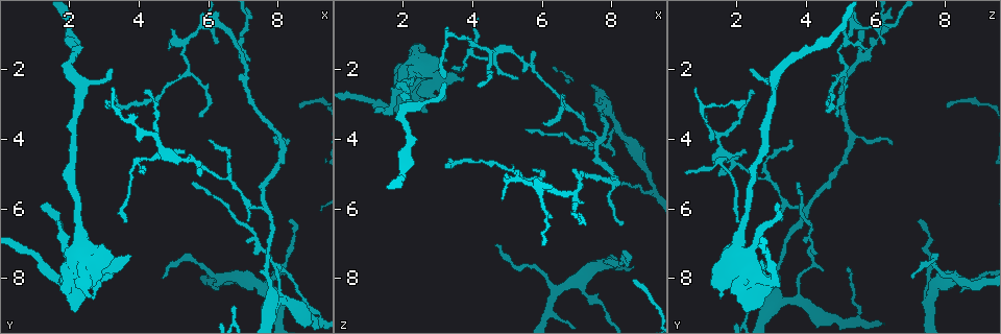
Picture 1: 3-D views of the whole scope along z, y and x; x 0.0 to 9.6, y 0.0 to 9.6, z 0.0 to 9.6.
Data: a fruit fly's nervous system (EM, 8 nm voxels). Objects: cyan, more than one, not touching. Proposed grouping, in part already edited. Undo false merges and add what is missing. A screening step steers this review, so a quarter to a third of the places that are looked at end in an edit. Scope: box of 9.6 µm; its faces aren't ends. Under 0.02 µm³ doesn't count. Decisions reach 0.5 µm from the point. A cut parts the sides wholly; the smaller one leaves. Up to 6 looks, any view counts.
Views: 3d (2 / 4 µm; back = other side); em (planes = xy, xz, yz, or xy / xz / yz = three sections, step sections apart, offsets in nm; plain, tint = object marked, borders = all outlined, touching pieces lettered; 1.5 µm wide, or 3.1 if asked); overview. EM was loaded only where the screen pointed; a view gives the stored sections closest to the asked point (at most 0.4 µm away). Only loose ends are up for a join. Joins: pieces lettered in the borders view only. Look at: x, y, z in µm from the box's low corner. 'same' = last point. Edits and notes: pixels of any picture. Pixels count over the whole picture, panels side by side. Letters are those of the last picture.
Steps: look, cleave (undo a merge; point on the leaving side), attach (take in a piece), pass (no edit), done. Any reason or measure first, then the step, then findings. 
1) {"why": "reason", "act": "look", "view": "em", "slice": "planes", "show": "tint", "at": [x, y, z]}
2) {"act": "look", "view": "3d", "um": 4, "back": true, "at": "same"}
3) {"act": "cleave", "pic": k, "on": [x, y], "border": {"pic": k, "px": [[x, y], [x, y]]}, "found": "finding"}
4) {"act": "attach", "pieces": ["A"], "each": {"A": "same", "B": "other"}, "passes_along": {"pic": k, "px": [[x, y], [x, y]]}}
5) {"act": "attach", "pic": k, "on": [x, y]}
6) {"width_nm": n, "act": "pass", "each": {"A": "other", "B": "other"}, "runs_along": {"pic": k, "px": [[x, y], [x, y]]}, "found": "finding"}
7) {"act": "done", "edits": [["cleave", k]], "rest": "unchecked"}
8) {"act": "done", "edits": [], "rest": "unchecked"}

{"act": "look", "view": "3d", "um": 2, "at": [2.15, 3.80, 2.85]}

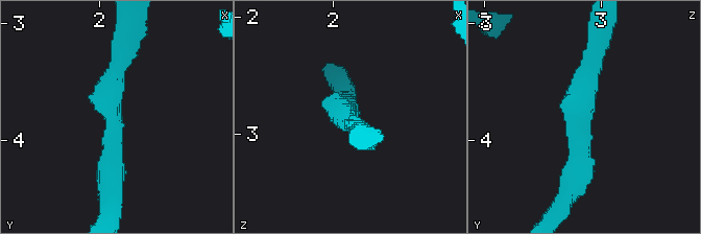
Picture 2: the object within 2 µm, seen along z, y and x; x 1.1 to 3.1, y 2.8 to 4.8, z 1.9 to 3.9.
{"why": "now the EM", "act": "look", "view": "em", "slice": "planes", "show": "tint", "at": [2.14, 3.78, 2.80]}

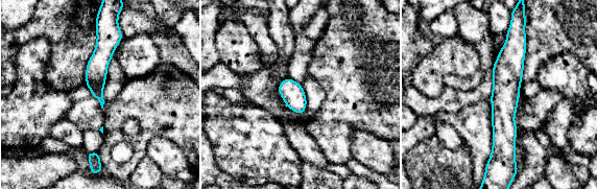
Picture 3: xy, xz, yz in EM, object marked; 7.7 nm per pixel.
{"act": "look", "view": "em", "slice": "planes", "show": "borders", "at": "same"}

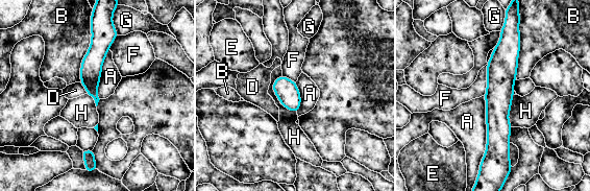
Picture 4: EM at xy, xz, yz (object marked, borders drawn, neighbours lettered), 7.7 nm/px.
{"act": "pass", "each": {"A": "other", "B": "other", "D": "other", "E": "other", "F": "other", "G": "other", "H": "other"}, "runs_along": {"pic": 4, "px": [[507, 40], [497, 150], [490, 164]]}, "found": "continuous, no second cell"}

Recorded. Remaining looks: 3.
{"why": "thin end", "act": "look", "view": "3d", "um": 2, "at": [3.25, 1.95, 2.40]}

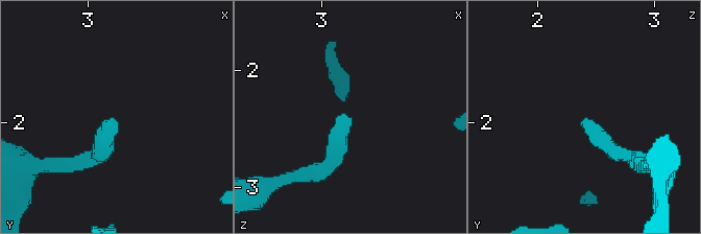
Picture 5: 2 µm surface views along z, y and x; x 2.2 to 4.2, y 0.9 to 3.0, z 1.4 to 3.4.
{"act": "look", "view": "em", "slice": "yz", "step": 8, "show": "borders", "at": [3.20, 2.00, 2.38]}

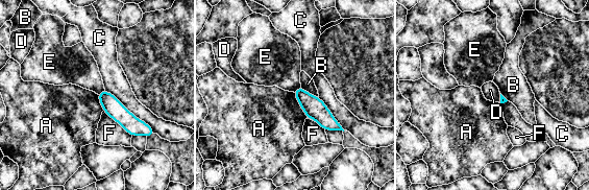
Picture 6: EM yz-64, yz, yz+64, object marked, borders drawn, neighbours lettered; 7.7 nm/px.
{"why": "cut it another way", "act": "look", "view": "em", "slice": "planes", "show": "borders", "at": "same"}

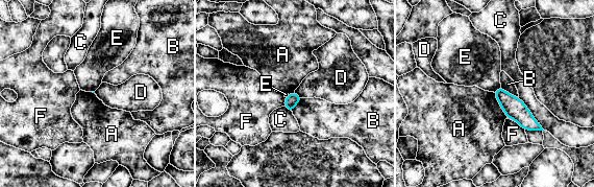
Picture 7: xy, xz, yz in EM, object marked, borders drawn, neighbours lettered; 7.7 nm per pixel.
{"longest_contact_nm": ["C", 320], "act": "pass", "each": {"A": "other", "B": "other", "C": "other", "D": "other", "E": "other", "F": "other"}, "border": {"pic": 7, "px": [[295, 91], [302, 97]]}, "found": "none of them fits"}

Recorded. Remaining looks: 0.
{"act": "done", "edits": [], "rest": "unchecked"}

